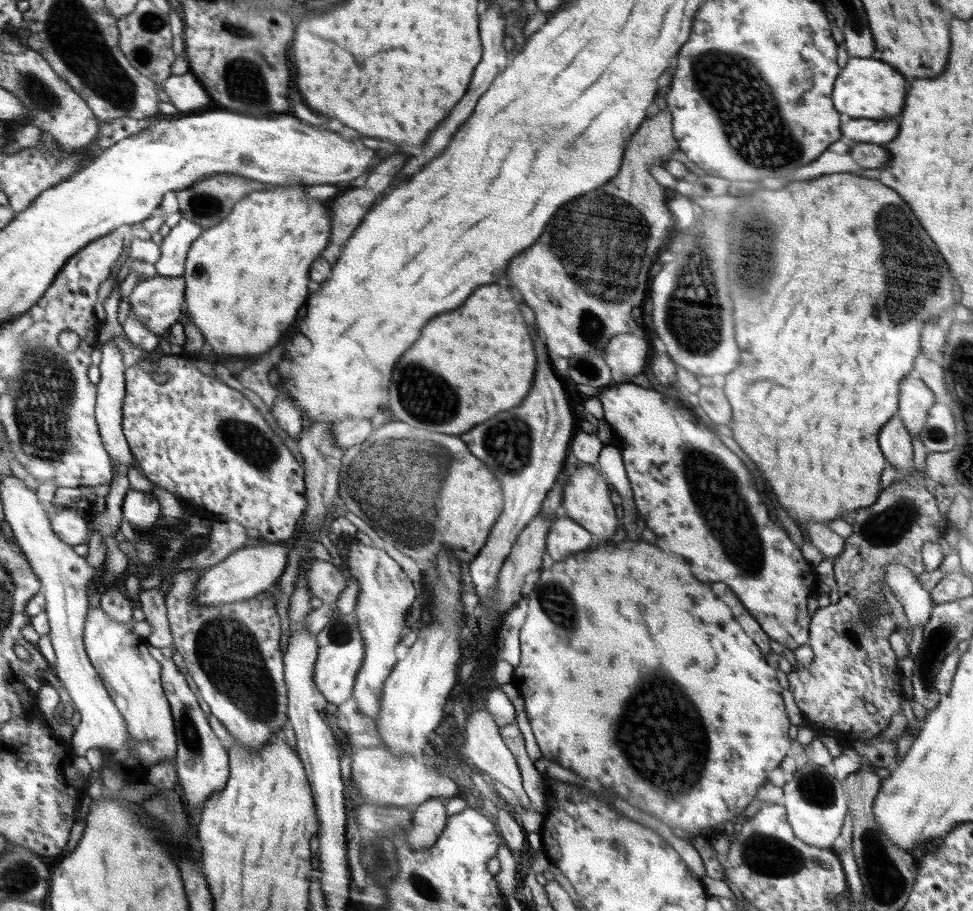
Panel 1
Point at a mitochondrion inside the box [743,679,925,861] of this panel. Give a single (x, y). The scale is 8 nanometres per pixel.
(813, 787)

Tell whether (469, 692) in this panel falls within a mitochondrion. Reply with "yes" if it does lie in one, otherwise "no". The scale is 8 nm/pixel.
no

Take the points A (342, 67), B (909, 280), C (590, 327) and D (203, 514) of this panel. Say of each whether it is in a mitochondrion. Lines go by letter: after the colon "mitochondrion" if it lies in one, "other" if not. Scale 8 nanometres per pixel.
A: other
B: mitochondrion
C: mitochondrion
D: other

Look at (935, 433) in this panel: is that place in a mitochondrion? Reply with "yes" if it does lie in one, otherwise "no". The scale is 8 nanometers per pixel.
yes

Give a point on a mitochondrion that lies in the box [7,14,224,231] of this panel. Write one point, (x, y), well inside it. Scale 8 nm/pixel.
(33, 85)

